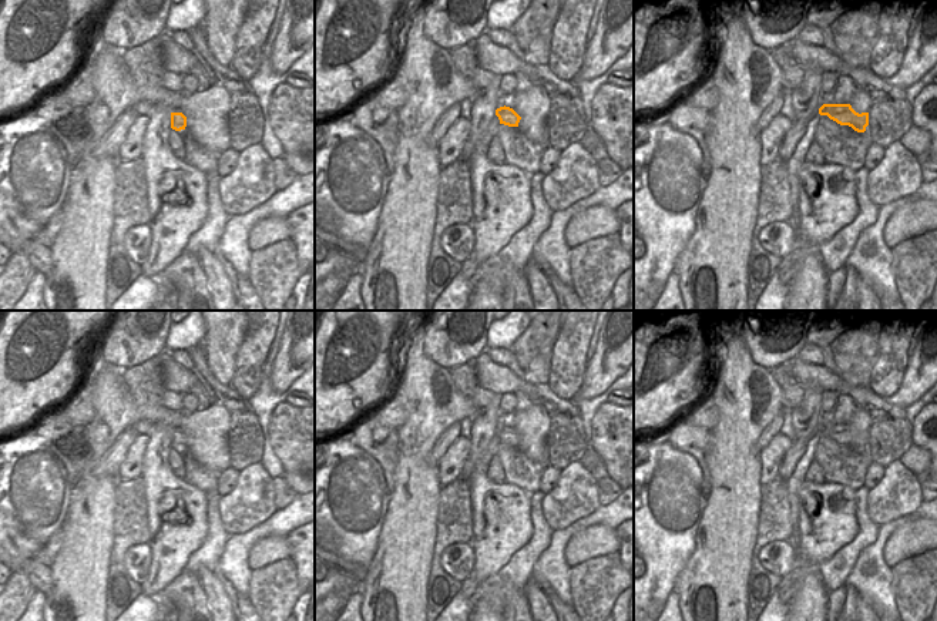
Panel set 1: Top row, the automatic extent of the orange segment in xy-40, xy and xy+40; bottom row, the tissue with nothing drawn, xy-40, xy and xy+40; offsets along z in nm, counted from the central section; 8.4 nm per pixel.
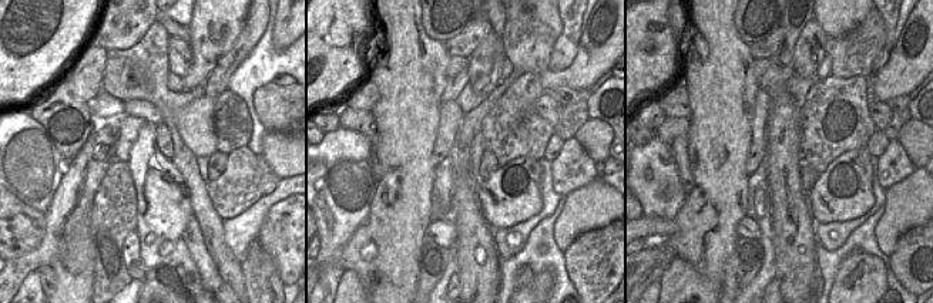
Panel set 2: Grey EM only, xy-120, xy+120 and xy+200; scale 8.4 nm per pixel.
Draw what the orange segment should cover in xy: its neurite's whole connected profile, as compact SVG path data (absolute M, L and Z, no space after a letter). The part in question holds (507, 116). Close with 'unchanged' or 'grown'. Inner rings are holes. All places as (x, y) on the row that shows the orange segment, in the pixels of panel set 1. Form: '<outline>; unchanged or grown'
M500 107L496 110L496 115L500 120L500 124L508 125L508 127L518 127L518 122L521 117L510 107Z; unchanged

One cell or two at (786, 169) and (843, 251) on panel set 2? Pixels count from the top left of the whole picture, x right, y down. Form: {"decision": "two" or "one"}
{"decision": "two"}

